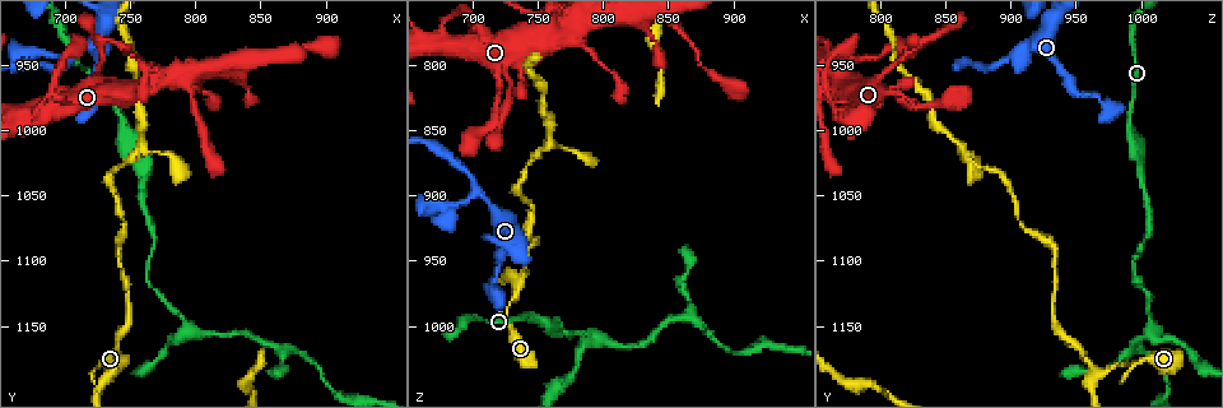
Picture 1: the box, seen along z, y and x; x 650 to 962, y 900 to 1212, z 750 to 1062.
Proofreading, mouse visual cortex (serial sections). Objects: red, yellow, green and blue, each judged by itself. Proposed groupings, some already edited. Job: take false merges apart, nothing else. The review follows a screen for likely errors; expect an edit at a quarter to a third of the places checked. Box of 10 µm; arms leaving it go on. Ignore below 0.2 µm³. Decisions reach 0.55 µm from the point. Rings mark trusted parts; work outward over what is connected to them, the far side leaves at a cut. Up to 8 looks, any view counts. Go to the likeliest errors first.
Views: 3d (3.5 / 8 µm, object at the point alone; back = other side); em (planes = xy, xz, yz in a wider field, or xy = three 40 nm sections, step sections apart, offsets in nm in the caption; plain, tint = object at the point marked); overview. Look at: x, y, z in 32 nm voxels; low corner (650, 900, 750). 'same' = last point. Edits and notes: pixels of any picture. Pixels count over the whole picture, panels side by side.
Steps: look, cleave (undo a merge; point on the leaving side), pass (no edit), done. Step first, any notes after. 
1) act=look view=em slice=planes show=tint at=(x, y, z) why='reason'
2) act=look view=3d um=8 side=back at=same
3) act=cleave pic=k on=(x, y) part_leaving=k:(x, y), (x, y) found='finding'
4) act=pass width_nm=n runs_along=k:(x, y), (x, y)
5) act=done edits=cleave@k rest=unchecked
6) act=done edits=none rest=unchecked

act=look view=3d um=8 at=(796, 1154, 1008) why='three-way junction'

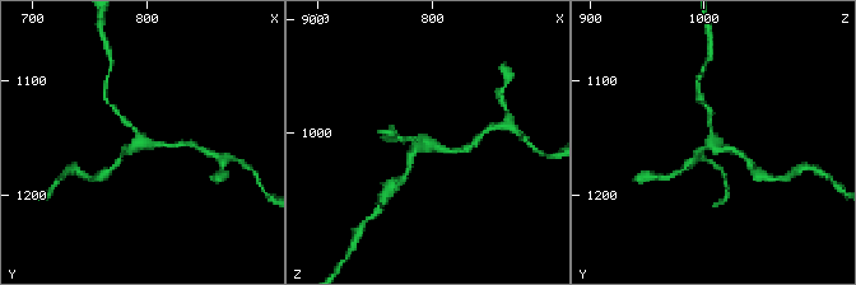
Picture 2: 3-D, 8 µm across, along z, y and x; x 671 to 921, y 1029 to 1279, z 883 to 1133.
act=look view=em slice=xy step=3 show=tint at=same arms=3 arm_widths_nm=150,200,200

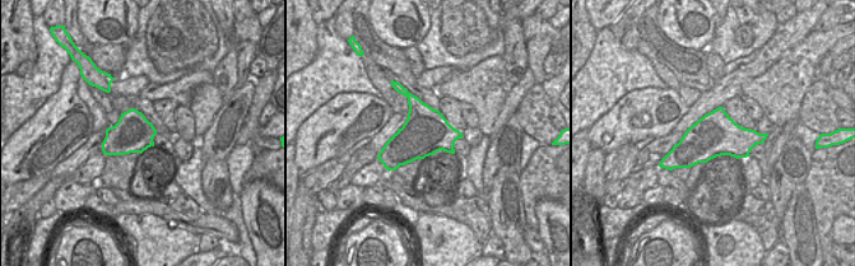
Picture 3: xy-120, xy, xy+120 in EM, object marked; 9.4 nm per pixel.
act=pass runs_along=2:(117, 112), (144, 143), (177, 145) found='continuous, no second cell'

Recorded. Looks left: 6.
act=look view=3d um=3.5 at=(732, 1186, 974) why='narrows sharply'

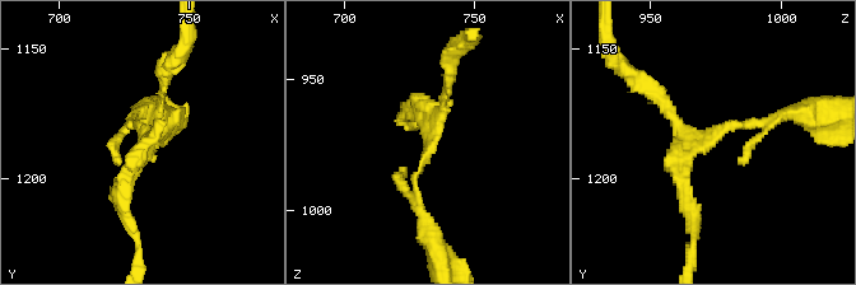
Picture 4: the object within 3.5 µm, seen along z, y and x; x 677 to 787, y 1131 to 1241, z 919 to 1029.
act=look view=em slice=xy step=2 show=tint at=(733, 1184, 972) why='need the tissue'

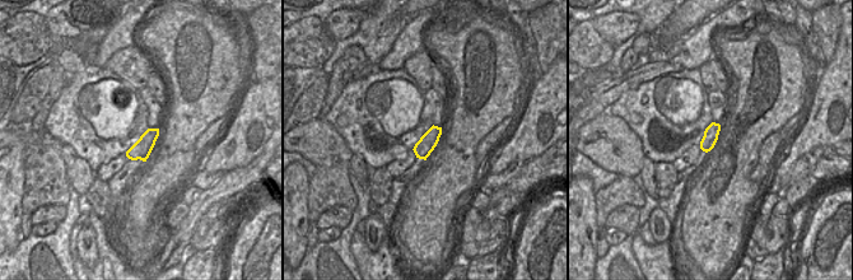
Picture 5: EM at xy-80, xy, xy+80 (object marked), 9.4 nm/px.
act=look view=em slice=xy step=5 show=tint at=same

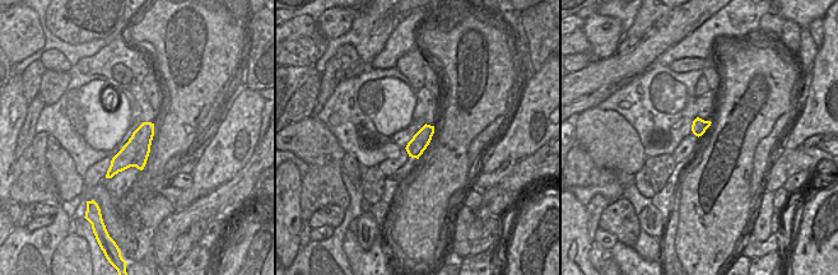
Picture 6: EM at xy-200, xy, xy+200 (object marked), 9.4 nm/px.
act=pass runs_along=4:(419, 211), (415, 176), (446, 75) found='all the same cell'

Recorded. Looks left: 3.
act=look view=3d um=3.5 at=(704, 946, 900) why='abrupt turn'

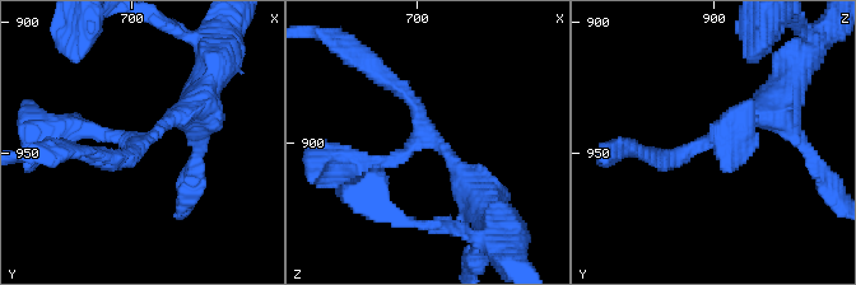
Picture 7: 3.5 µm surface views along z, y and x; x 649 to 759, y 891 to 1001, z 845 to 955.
act=look view=em slice=xy step=3 show=tint at=(705, 945, 898) why='need the tissue'

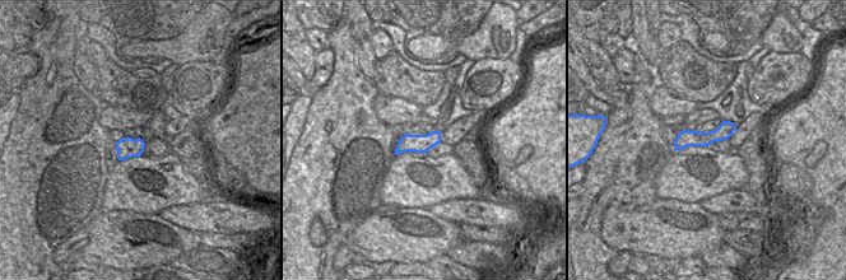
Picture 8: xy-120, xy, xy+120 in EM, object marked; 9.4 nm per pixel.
act=pass runs_along=8:(731, 126), (677, 146) found='one cell here'

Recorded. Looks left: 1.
act=done edits=none rest=unchecked

